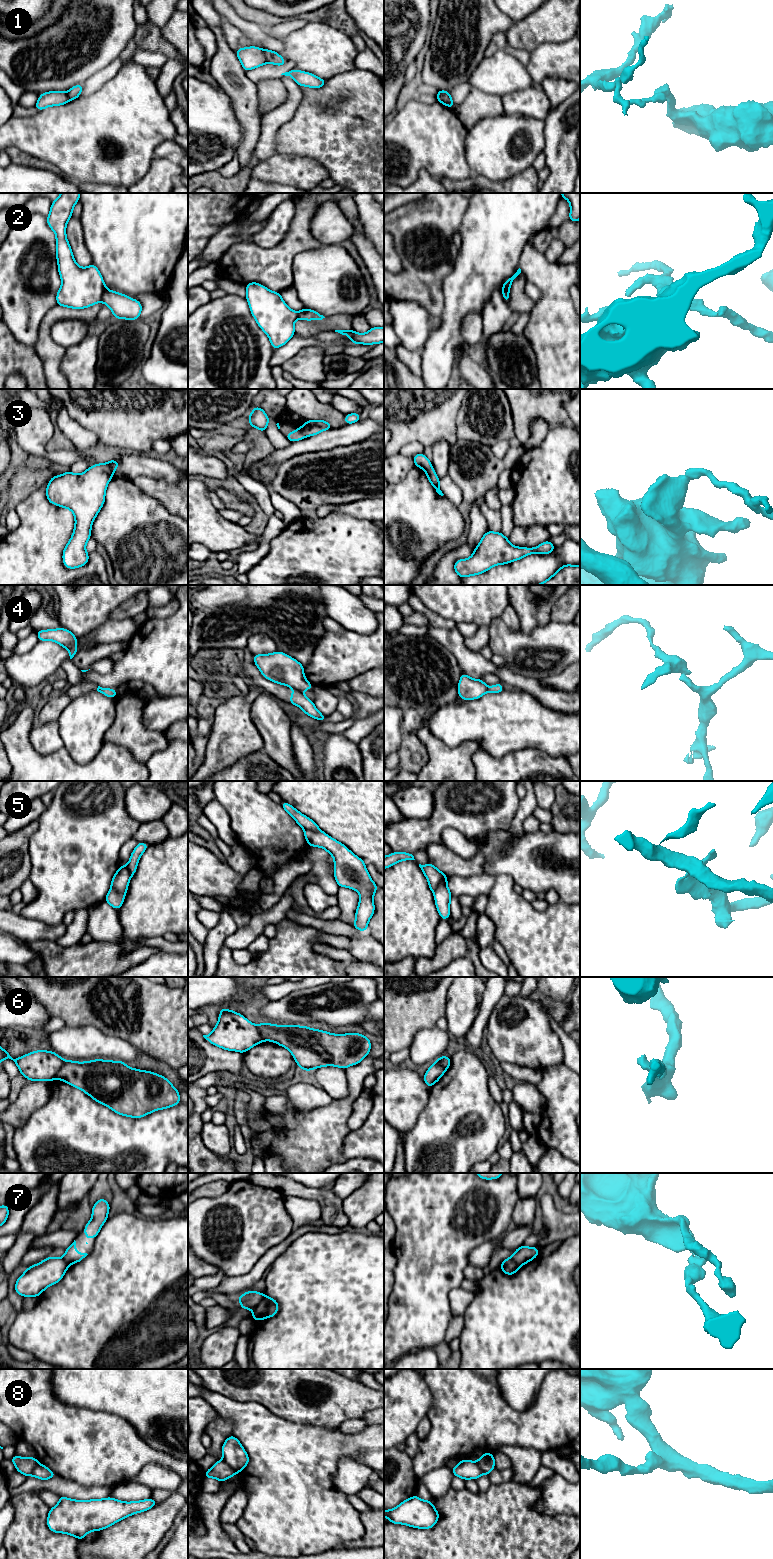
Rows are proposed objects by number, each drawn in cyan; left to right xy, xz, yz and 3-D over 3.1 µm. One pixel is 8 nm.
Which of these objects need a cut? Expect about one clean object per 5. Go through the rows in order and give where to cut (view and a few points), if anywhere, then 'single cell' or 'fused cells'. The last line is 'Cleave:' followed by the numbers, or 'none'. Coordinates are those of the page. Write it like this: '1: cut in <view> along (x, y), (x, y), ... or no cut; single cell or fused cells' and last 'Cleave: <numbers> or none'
1: cut in xz along (263, 50), (265, 59), (268, 62); fused cells
2: cut in xy along (106, 288), (101, 300); fused cells
3: cut in xy along (105, 463), (112, 472); fused cells
4: cut in xz along (294, 688), (300, 691); fused cells
5: cut in xy along (110, 889), (117, 891), (126, 890); fused cells
6: cut in xy along (66, 1061), (54, 1078); fused cells
7: cut in xz along (265, 1295), (253, 1311); fused cells
8: cut in xz along (222, 1460), (237, 1472); fused cells
Cleave: 1, 2, 3, 4, 5, 6, 7, 8

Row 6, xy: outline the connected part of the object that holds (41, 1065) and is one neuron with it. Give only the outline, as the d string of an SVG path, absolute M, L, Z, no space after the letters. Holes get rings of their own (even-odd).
M0 1046L0 1063L6 1058L13 1060L20 1073L30 1081L52 1081L66 1062L55 1052L45 1050L30 1052L13 1059L9 1051L3 1050Z

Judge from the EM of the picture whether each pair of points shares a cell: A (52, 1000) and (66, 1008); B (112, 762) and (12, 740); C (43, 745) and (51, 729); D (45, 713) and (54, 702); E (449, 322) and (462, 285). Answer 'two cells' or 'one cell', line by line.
A: one cell
B: one cell
C: one cell
D: one cell
E: one cell

